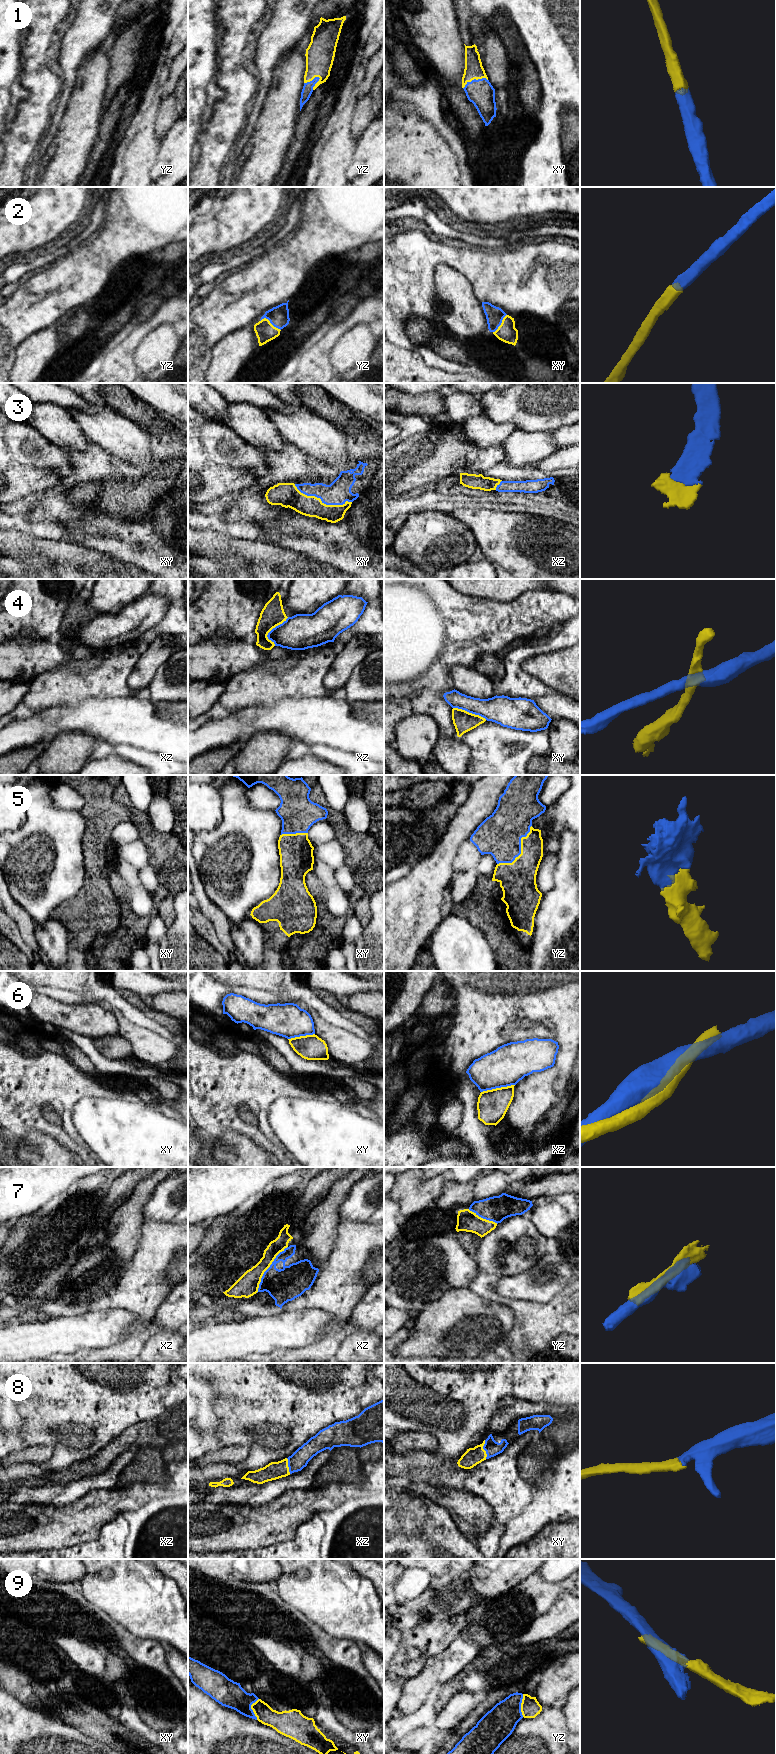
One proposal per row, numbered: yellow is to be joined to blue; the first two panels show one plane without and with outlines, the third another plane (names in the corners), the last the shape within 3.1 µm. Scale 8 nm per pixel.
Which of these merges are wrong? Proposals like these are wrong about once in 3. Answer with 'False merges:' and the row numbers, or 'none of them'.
False merges: 4, 6, 7, 9

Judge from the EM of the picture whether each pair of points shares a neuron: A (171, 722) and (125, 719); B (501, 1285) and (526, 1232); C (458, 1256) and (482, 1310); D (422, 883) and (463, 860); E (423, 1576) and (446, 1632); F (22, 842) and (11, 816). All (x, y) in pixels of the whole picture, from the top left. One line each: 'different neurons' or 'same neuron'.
A: same neuron
B: different neurons
C: different neurons
D: different neurons
E: different neurons
F: different neurons

